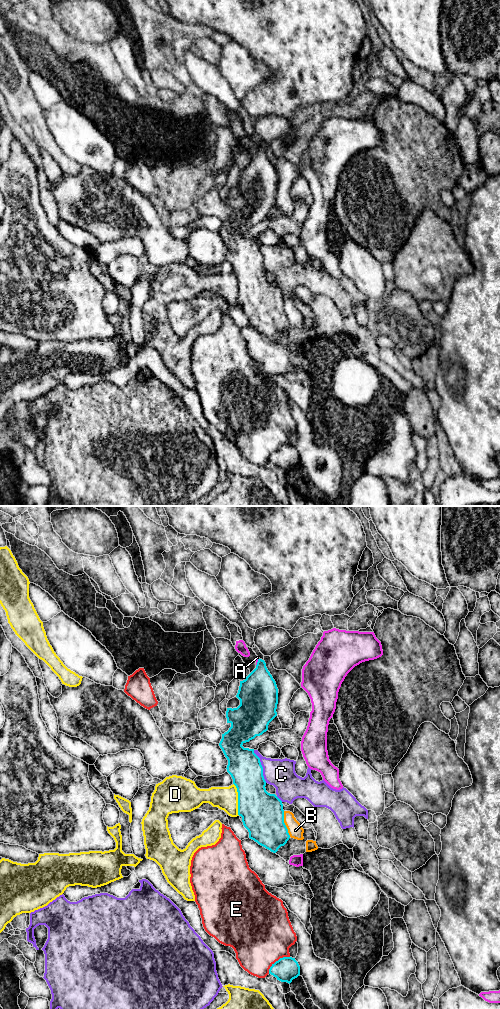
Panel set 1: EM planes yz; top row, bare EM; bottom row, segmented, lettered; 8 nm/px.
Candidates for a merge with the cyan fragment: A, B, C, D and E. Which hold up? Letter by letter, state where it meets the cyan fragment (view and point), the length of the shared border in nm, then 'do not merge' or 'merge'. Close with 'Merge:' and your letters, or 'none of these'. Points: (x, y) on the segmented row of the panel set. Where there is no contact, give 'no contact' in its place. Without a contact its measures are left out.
A: contact yz (257, 662); length 60 nm; do not merge
B: contact yz (284, 824); length 220 nm; do not merge
C: contact yz (261, 766); length 280 nm; do not merge
D: contact yz (238, 799); length 260 nm; do not merge
E: contact yz (276, 961); length 220 nm; do not merge
Merge: none of these

